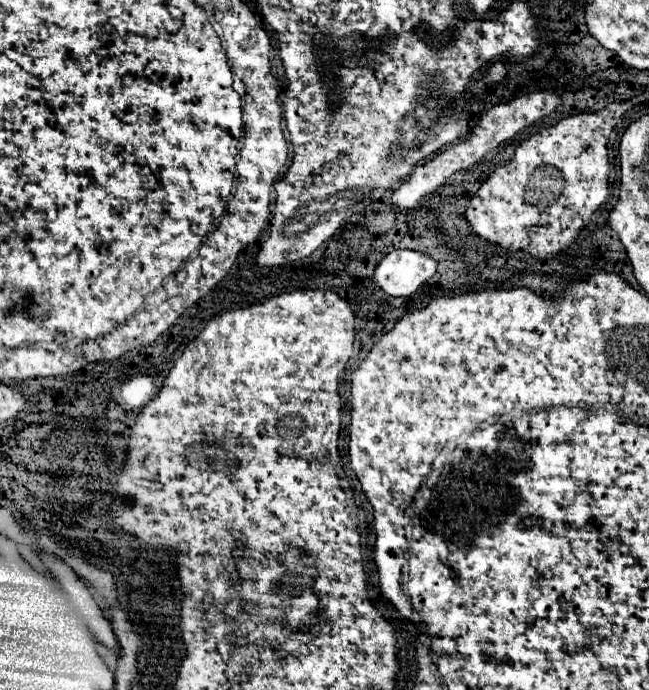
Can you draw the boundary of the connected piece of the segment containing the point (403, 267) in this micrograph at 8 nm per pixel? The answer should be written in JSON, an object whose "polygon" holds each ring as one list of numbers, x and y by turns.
{"polygon":[[411,249,387,253,375,267,375,283,391,297,409,297,437,271,437,263]]}

